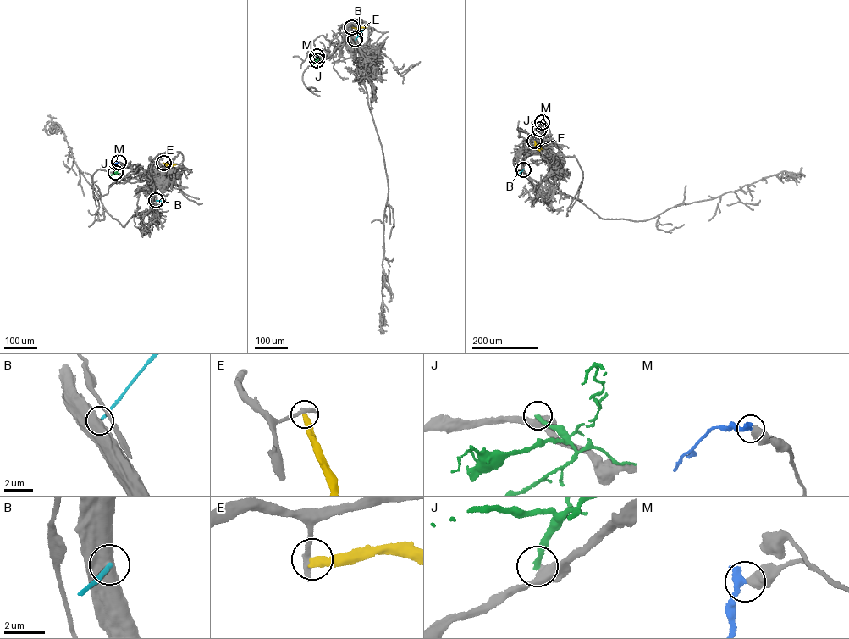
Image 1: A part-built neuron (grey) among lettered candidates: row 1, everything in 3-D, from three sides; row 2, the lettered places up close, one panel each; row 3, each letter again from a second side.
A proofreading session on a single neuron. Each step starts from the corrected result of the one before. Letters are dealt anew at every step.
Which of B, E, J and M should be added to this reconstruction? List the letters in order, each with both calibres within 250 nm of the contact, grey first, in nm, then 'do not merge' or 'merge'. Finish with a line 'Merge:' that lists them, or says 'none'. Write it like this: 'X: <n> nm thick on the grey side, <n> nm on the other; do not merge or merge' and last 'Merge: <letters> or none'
B: 750 nm thick on the grey side, 150 nm on the other; do not merge
E: 360 nm thick on the grey side, 440 nm on the other; do not merge
J: 360 nm thick on the grey side, 240 nm on the other; do not merge
M: 550 nm thick on the grey side, 440 nm on the other; do not merge
Merge: none

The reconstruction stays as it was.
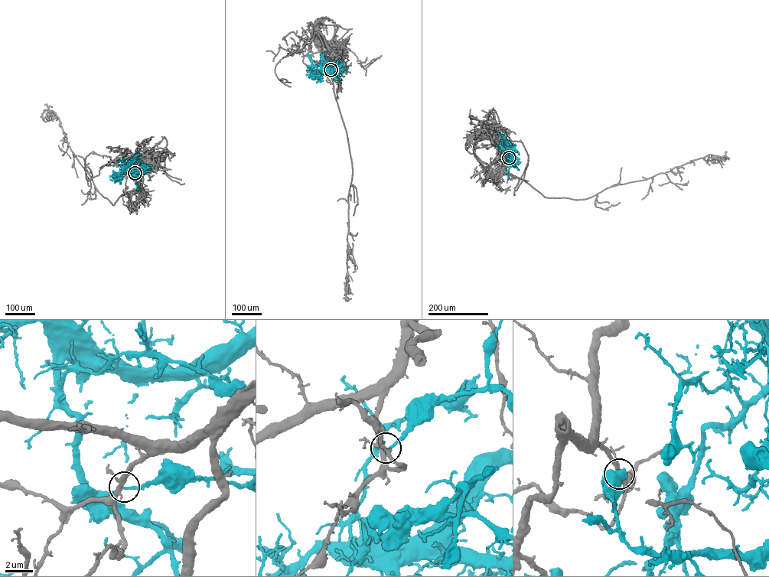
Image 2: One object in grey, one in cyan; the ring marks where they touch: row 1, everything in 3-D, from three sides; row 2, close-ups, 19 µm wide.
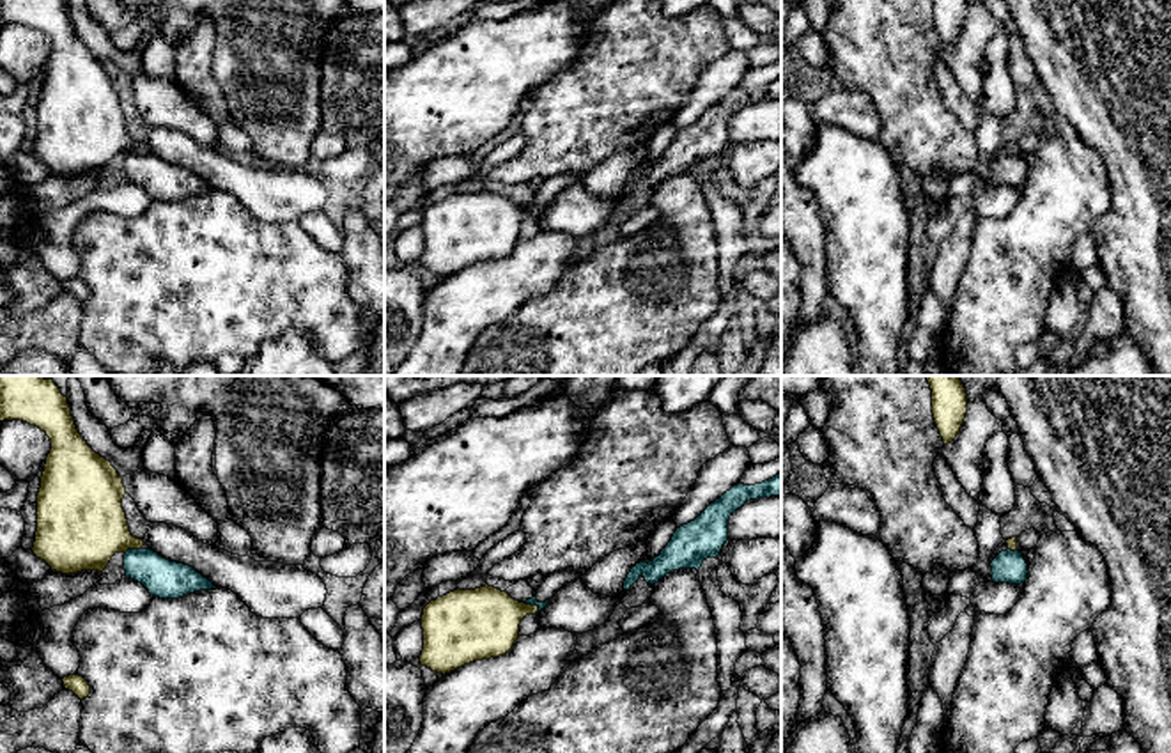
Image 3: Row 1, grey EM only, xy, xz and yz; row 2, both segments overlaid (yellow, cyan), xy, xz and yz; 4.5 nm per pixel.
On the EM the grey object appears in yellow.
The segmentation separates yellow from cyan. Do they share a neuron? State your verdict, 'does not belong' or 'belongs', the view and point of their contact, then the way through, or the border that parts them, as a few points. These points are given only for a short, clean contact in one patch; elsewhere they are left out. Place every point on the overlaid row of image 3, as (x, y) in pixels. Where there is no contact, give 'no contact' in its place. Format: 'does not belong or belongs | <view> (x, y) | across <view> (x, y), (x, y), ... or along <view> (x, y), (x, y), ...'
does not belong | xy (131, 548) | along xy (140, 548), (124, 551)

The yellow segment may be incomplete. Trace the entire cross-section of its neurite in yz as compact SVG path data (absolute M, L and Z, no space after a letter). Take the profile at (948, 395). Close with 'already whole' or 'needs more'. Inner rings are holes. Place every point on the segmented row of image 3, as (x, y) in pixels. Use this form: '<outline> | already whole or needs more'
M927 376L932 413L944 445L951 443L967 413L967 393L958 376Z | already whole

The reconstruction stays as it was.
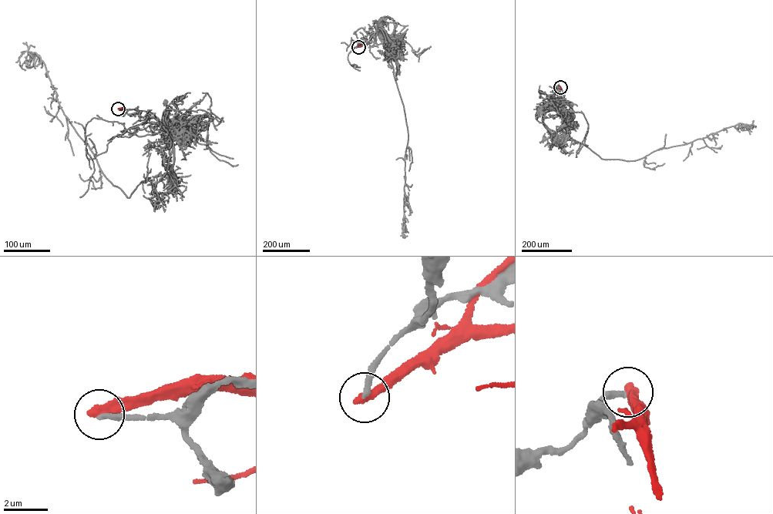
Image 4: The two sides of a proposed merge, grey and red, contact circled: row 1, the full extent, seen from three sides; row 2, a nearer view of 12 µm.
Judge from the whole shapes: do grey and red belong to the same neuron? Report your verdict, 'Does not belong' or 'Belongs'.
Does not belong

